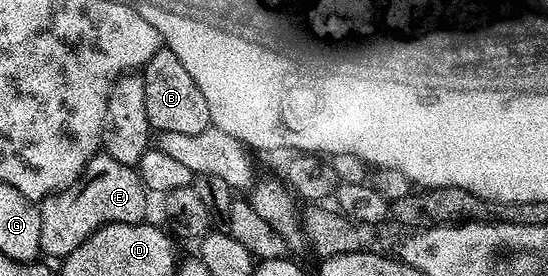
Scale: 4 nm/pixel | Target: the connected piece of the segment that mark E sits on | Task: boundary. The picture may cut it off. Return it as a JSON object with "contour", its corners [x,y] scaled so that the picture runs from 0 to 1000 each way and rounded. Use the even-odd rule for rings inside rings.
{"contour":[[[190,558],[170,565],[151,659],[130,681],[117,681],[104,707],[73,728],[75,899],[80,924],[106,928],[106,935],[128,928],[161,855],[173,848],[173,833],[181,833],[192,812],[259,808],[270,786],[265,779],[272,768],[272,721],[276,721],[276,699],[257,656],[257,627],[248,605],[210,587],[210,572]]]}

